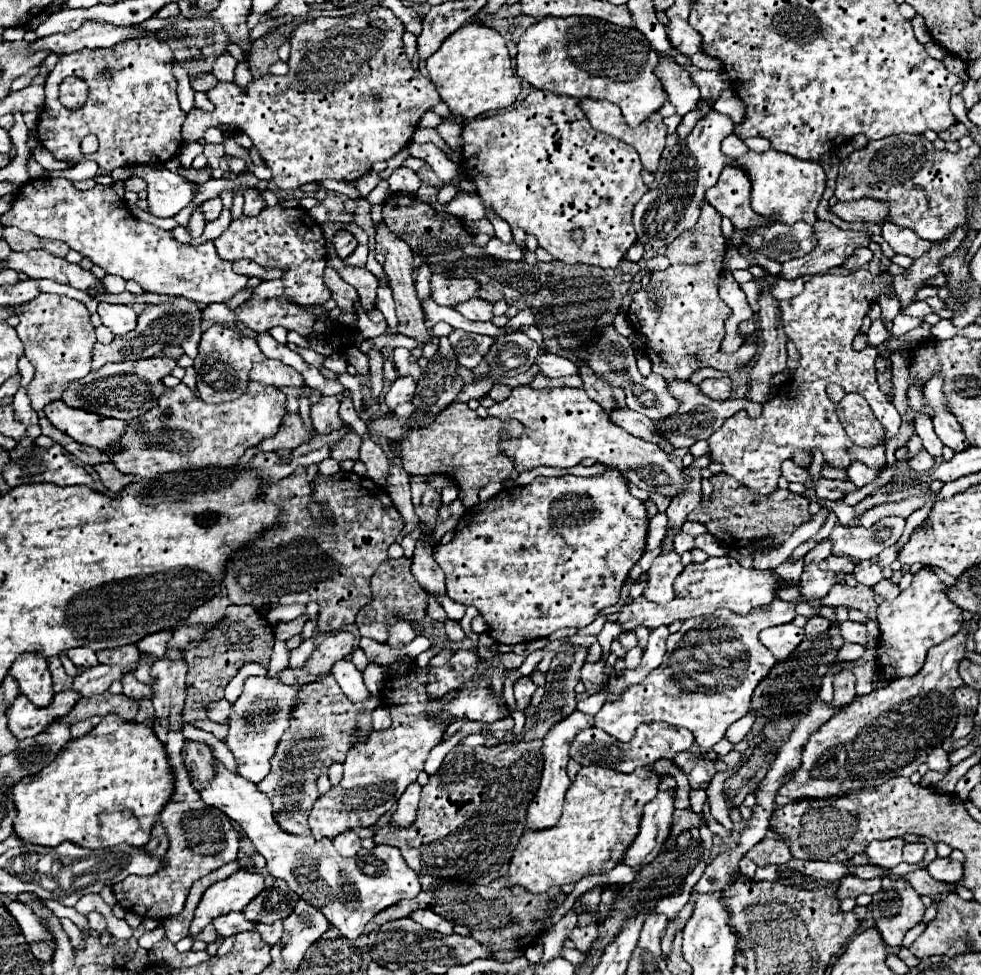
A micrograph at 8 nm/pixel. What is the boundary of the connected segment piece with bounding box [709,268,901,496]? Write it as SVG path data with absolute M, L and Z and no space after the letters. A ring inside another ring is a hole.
M859 268L849 274L811 276L799 296L779 302L781 324L787 338L797 346L799 366L793 376L777 390L777 394L761 404L761 416L751 418L747 410L739 410L731 418L727 418L717 432L711 434L709 456L713 462L719 462L723 466L723 472L733 476L751 492L769 496L777 490L781 464L785 460L793 460L793 454L797 452L813 452L815 448L819 448L823 452L823 460L827 460L823 462L823 466L841 470L847 470L853 460L859 460L869 468L883 468L887 464L887 442L897 436L901 416L879 390L875 370L877 350L855 352L851 342L859 332L863 318L857 306L867 306L869 310L871 304L879 300L879 296L891 290L893 274L871 274L869 270ZM831 382L839 384L843 390L861 394L869 402L875 418L885 428L883 442L871 448L861 448L849 440L835 414L835 402L826 395L827 384Z

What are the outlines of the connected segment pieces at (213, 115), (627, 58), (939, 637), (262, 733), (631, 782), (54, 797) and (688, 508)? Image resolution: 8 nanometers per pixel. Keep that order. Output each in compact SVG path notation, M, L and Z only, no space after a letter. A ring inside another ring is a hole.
M373 6L349 16L329 18L321 16L297 24L289 34L291 56L289 72L285 76L267 74L249 82L245 92L233 82L219 82L207 92L213 102L213 112L201 112L193 108L183 122L183 140L197 142L211 126L227 130L241 130L257 146L261 158L273 174L273 182L281 190L297 190L307 182L345 180L353 182L367 174L375 162L395 156L413 136L419 118L431 110L440 96L435 84L413 70L405 56L401 34L401 20L383 6ZM373 96L381 100L375 102Z
M547 16L525 30L517 48L517 74L531 86L575 100L609 100L621 108L631 128L637 128L667 100L655 76L659 54L639 30L619 28L591 16Z
M919 570L917 574L913 574L913 582L905 592L901 592L893 602L879 604L877 620L881 638L877 644L877 670L887 680L913 676L915 672L919 672L927 650L951 638L959 630L963 622L961 608L947 598L945 590L947 586L937 578L933 570Z
M249 676L243 684L241 696L235 700L229 720L229 734L225 744L235 756L239 776L261 782L271 770L271 758L275 756L277 744L281 742L283 732L291 726L291 714L297 706L297 694L301 686L289 686L279 680L279 676Z
M583 766L567 790L563 814L557 826L523 832L509 862L509 886L521 886L531 894L541 894L553 886L579 882L589 874L603 874L615 868L619 862L619 854L623 854L623 850L627 850L627 846L635 840L639 832L639 818L643 814L643 806L655 798L657 786L659 778L649 768L639 768L631 774L623 774L607 770L603 766Z
M115 714L105 716L89 734L71 740L57 758L35 776L19 780L13 788L17 806L15 834L27 844L57 846L65 840L83 848L111 848L129 844L143 848L161 810L171 800L175 790L175 770L169 764L165 744L155 736L155 730L145 722L123 722Z
M705 454L705 456L697 458L685 470L685 474L691 478L691 490L687 490L687 494L675 496L671 500L667 512L665 512L667 514L667 526L669 528L667 528L667 534L665 534L663 542L661 542L661 552L671 552L673 550L673 538L679 534L679 530L681 530L683 522L687 520L687 516L699 506L699 502L701 502L701 474L699 474L699 470L705 468L709 462L711 460Z

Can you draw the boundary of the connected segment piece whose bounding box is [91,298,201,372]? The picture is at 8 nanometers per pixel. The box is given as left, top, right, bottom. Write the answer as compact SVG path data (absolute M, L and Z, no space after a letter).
M177 298L171 304L157 304L147 306L145 312L137 320L137 328L129 332L123 338L113 338L109 344L95 344L93 346L93 364L91 372L99 370L107 362L123 362L123 360L139 360L139 358L151 358L159 356L165 346L175 344L185 350L189 358L195 358L199 354L199 340L201 340L201 314L199 306L187 298Z

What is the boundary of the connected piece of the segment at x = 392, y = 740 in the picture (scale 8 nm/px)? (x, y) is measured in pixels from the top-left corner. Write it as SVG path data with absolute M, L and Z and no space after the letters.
M413 668L407 674L391 674L387 678L381 700L391 710L393 724L387 730L371 732L367 738L359 740L347 754L345 774L339 786L331 786L327 794L315 800L307 824L317 840L323 836L335 838L335 834L357 826L375 824L381 814L393 808L403 790L415 782L417 774L423 770L429 750L441 742L445 724L433 724L427 720L427 690L417 684L427 684L427 670Z

